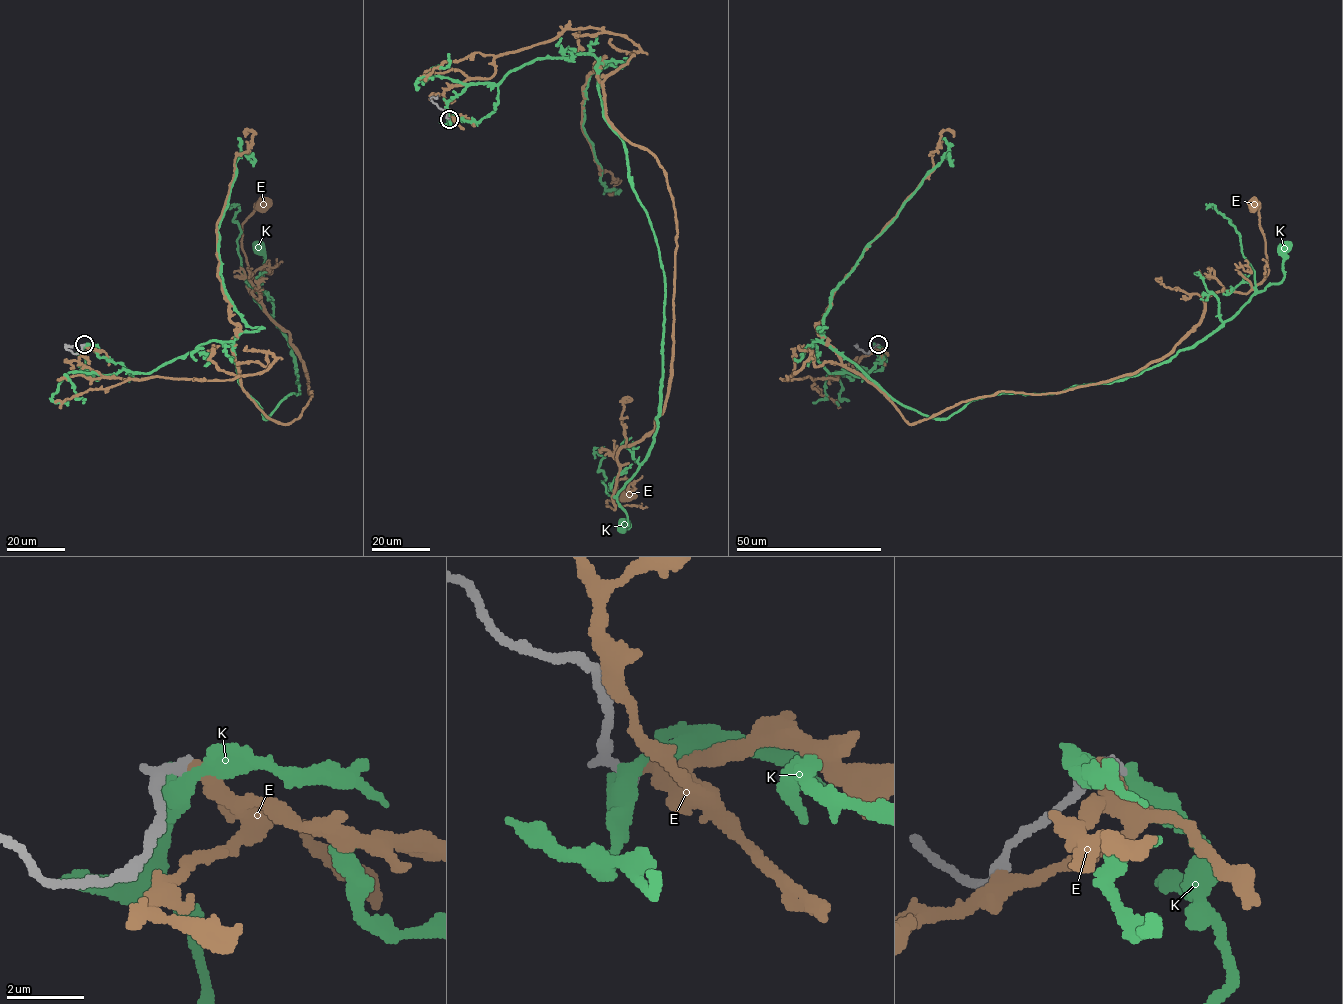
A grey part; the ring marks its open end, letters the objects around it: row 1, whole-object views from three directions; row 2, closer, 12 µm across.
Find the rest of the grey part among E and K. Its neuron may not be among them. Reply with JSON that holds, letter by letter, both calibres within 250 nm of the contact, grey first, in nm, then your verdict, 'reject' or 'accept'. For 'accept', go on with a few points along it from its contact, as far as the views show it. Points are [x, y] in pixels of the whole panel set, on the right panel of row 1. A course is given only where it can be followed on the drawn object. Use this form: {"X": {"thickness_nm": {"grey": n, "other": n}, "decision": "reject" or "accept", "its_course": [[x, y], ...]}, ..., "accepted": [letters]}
{"E": {"thickness_nm": {"grey": 240, "other": 440}, "decision": "reject"}, "K": {"thickness_nm": {"grey": 400, "other": 360}, "decision": "reject"}, "accepted": []}

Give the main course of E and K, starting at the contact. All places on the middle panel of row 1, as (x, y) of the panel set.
E: (449, 118), (444, 92), (566, 28), (640, 49), (605, 115), (666, 176), (674, 352), (607, 506), (627, 495)
K: (448, 119), (472, 84), (536, 59), (597, 60), (665, 279), (660, 414), (617, 495), (623, 524)

